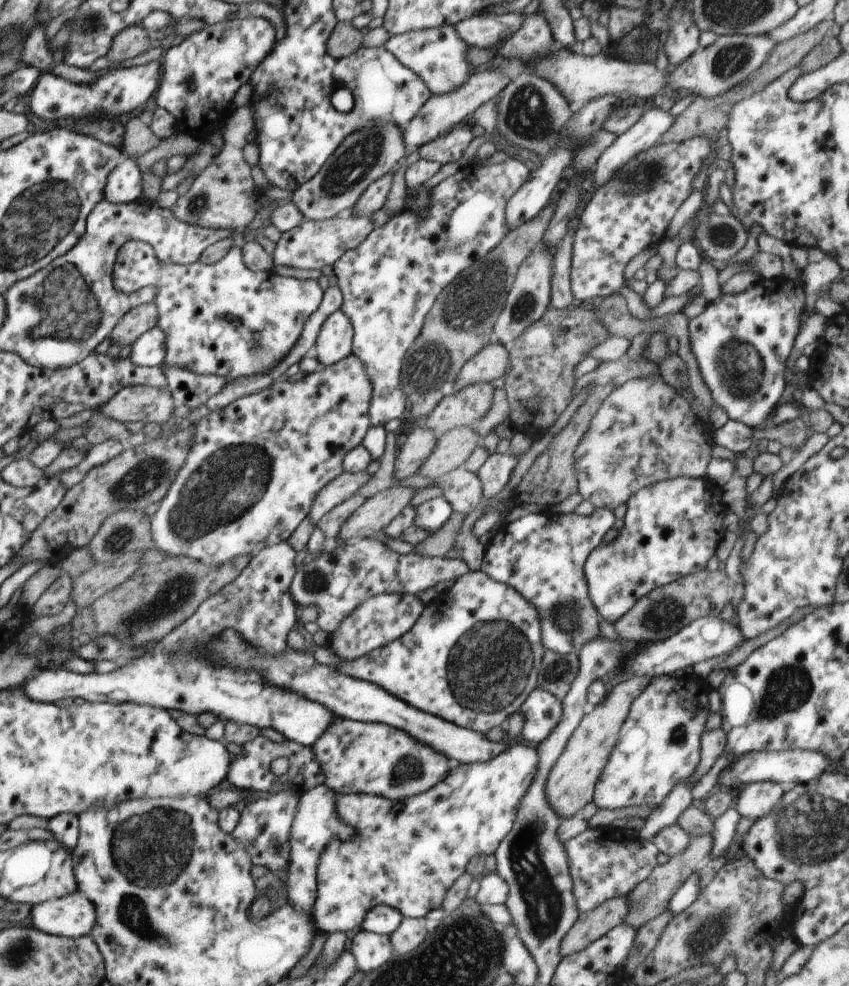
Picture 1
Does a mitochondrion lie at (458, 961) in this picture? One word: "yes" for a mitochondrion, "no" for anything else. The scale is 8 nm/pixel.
yes

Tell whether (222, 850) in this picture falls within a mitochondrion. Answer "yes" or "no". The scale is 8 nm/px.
no

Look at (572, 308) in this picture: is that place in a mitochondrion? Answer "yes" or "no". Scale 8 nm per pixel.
no

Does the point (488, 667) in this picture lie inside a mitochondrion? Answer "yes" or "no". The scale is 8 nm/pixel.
yes

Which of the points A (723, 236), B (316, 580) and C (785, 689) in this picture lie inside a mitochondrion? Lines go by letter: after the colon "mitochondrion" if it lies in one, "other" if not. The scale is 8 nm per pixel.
A: mitochondrion
B: mitochondrion
C: mitochondrion

